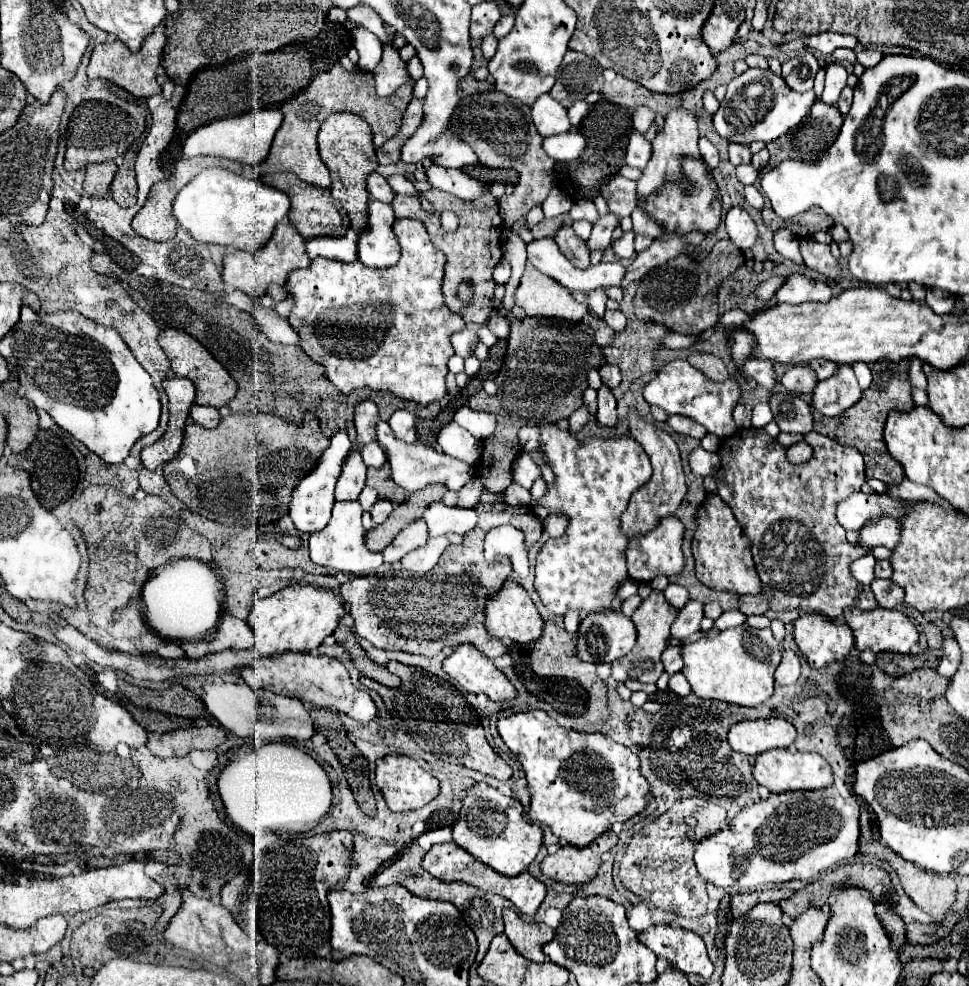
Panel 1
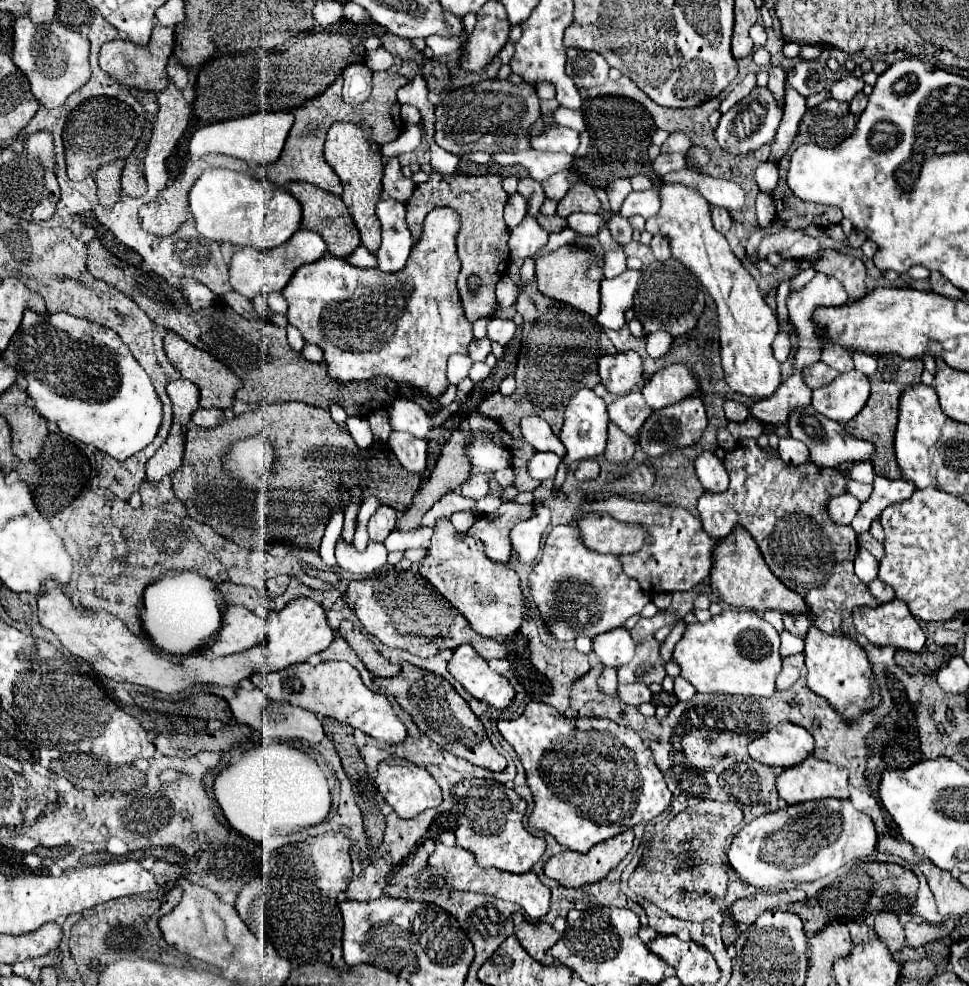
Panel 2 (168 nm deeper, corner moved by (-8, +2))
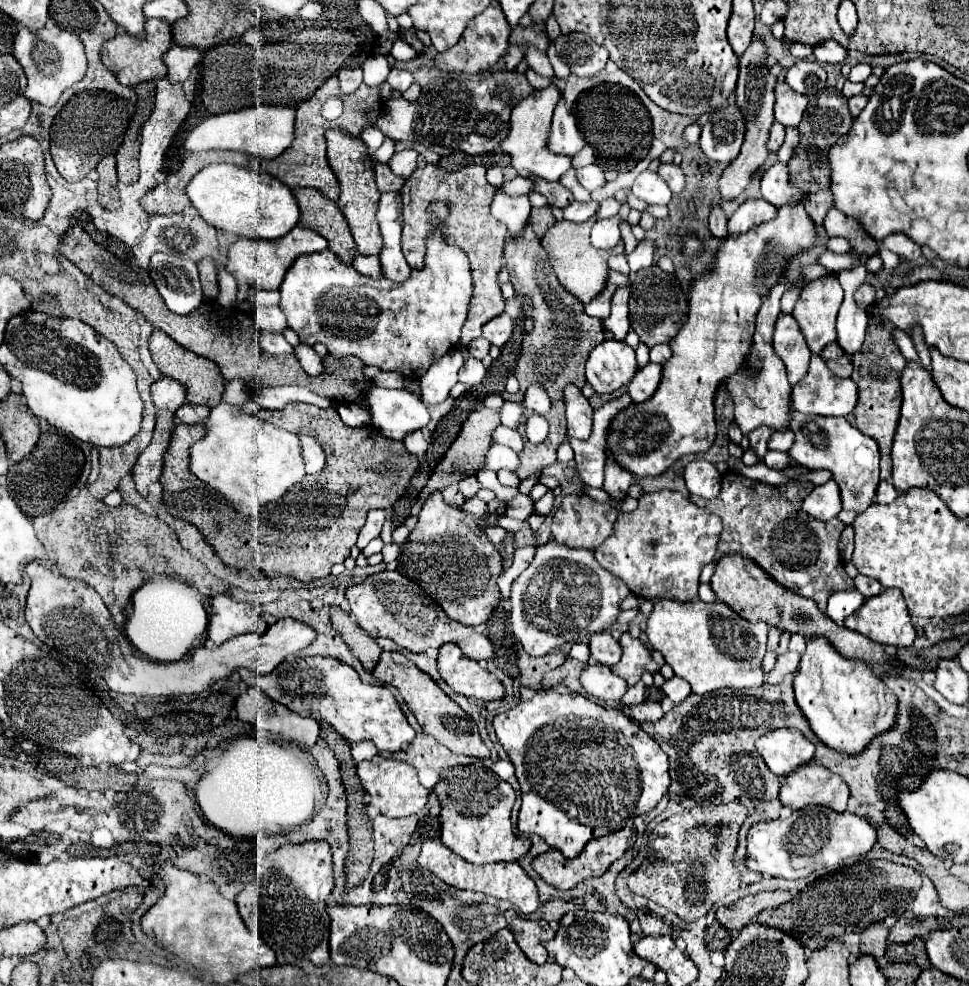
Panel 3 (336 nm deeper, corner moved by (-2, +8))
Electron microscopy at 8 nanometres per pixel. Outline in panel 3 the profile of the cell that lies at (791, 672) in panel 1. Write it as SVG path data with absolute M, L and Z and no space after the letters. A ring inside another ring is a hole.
M786 651L784 655L778 655L774 669L766 675L766 683L770 683L770 685L782 683L782 679L784 679L786 675L798 671L798 665L800 665L800 655L798 655L798 653Z

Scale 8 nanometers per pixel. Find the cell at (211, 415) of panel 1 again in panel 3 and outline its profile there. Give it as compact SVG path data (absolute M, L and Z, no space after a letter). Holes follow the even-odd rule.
M186 403L176 411L176 419L180 419L182 423L190 423L190 425L204 423L208 419L208 415L210 415L210 409L206 405L190 405L190 403Z

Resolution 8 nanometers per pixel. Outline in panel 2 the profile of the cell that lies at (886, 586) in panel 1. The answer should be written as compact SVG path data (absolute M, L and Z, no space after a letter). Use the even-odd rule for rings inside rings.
M880 579L870 581L866 587L868 587L868 591L870 591L880 603L888 603L888 601L894 599L894 589L892 589L890 585L886 585L884 581L880 581Z

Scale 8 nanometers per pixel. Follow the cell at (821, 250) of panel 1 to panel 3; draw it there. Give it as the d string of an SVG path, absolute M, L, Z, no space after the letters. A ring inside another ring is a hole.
M870 283L860 285L858 291L854 293L854 301L856 301L856 305L862 307L862 309L866 309L868 305L872 305L874 299L876 299L876 289L874 289Z

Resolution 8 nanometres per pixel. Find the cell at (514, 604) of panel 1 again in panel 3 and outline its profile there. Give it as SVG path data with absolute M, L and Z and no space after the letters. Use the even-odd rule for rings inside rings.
M434 493L426 499L414 531L410 533L408 541L400 545L400 555L398 555L398 571L402 575L410 577L416 581L426 595L430 595L450 619L460 621L464 625L476 627L482 625L490 619L490 615L498 609L500 605L500 589L496 585L498 577L502 575L502 555L498 549L488 541L484 531L478 531L474 519L470 515L460 513L456 507L450 507L444 503L440 493Z

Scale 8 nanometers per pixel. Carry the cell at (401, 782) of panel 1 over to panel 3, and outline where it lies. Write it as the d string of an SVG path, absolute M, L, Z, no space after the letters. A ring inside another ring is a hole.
M376 755L372 761L358 763L356 771L358 771L362 787L366 789L370 805L374 805L386 817L414 815L420 809L424 809L424 805L428 803L430 791L418 781L416 769L412 765L408 765L408 763L404 763L404 761L396 761L392 757Z

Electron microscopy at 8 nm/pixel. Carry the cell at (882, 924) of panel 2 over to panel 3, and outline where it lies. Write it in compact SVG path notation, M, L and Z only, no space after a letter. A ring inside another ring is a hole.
M884 921L870 923L860 939L860 953L870 953L876 959L884 957L886 945L888 945L888 933L890 929L884 925Z

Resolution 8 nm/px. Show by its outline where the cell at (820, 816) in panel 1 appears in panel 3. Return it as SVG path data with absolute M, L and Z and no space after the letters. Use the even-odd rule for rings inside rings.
M824 805L792 811L788 819L758 821L746 833L746 867L782 879L808 877L818 869L838 869L852 855L866 855L876 843L876 829L860 815L836 813Z

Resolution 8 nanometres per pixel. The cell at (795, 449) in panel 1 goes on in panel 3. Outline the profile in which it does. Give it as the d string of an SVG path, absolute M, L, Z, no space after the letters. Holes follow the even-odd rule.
M782 431L782 433L774 433L770 437L770 443L768 443L768 449L774 449L774 451L788 451L794 443L794 435L792 431Z

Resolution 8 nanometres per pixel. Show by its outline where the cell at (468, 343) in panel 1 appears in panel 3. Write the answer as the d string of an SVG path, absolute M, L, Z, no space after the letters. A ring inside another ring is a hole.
M482 337L472 339L470 345L468 345L468 353L470 353L472 357L476 357L476 359L484 359L484 357L488 355L488 349L490 349L490 345L488 345Z

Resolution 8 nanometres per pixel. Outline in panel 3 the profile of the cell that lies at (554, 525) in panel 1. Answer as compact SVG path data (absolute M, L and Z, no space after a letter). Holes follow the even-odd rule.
M656 491L644 493L632 513L620 513L614 523L614 535L594 551L596 561L620 577L638 597L660 597L674 601L692 601L698 595L698 575L704 565L716 557L722 521L688 501L682 493Z

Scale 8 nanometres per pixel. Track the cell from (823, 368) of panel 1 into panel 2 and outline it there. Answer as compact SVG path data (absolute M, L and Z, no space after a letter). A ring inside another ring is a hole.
M826 343L824 351L822 351L822 363L838 369L840 373L844 371L852 371L854 363L852 363L852 355L848 349L836 345L836 343Z

